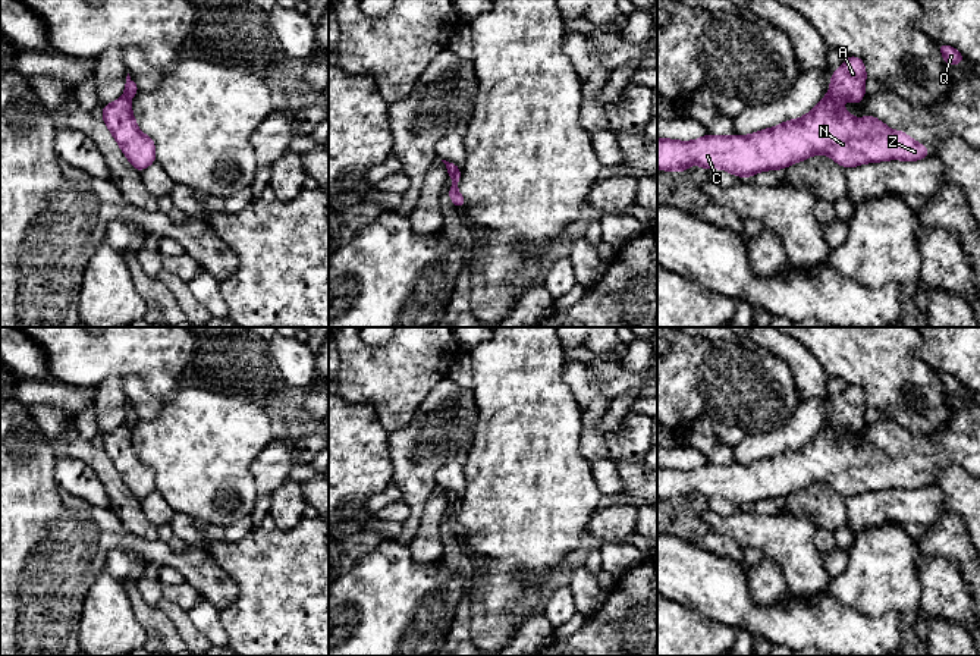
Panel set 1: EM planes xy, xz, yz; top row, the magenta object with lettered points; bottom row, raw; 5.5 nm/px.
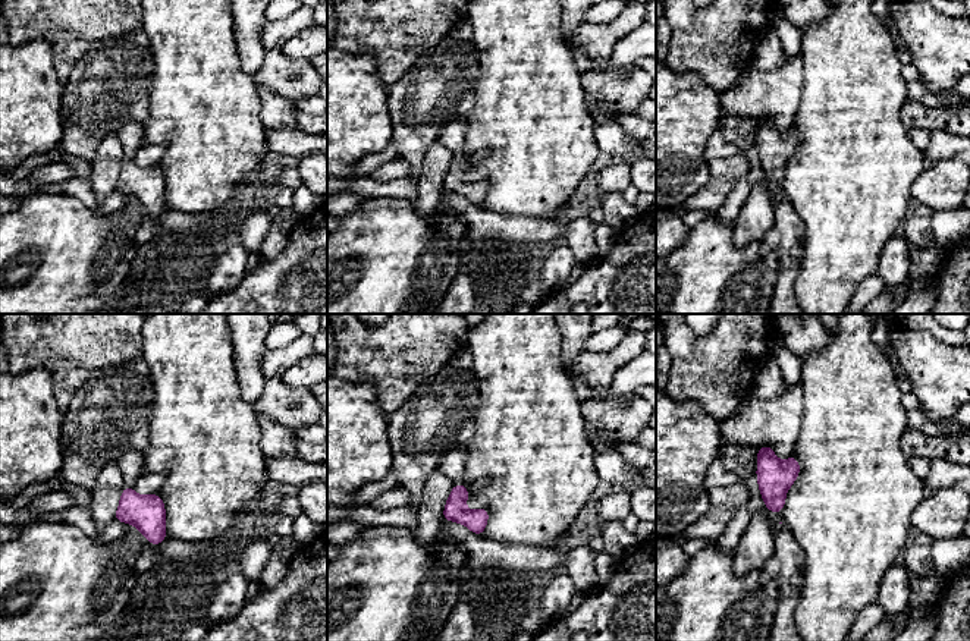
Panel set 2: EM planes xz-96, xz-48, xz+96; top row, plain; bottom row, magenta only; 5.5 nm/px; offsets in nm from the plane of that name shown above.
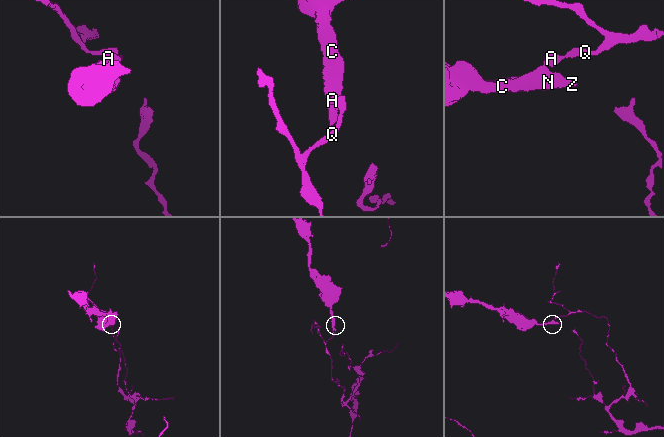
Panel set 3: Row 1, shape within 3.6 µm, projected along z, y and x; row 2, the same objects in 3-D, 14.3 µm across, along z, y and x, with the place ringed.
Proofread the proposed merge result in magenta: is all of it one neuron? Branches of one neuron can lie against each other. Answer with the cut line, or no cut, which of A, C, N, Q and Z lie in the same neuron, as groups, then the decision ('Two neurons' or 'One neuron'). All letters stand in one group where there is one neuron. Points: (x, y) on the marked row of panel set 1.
Split along yz (828, 93), (836, 100). Groups: A Q / C N Z. Two neurons

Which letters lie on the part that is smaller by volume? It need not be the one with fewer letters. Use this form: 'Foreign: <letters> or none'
Foreign: A, Q

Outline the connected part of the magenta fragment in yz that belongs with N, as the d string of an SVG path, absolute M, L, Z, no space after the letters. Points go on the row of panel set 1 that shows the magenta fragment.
M829 94L807 114L751 135L706 135L694 141L657 139L657 169L687 172L692 164L706 170L723 169L739 178L750 178L764 170L786 169L789 164L826 154L842 167L886 160L915 161L930 156L929 150L902 131L892 131L874 116L855 119Z

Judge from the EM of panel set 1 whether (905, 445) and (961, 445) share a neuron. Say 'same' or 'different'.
same

